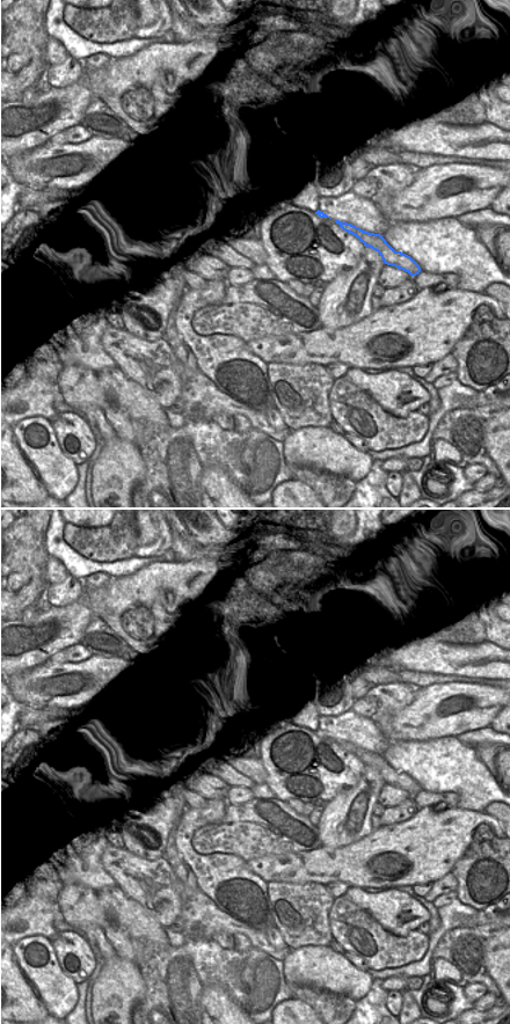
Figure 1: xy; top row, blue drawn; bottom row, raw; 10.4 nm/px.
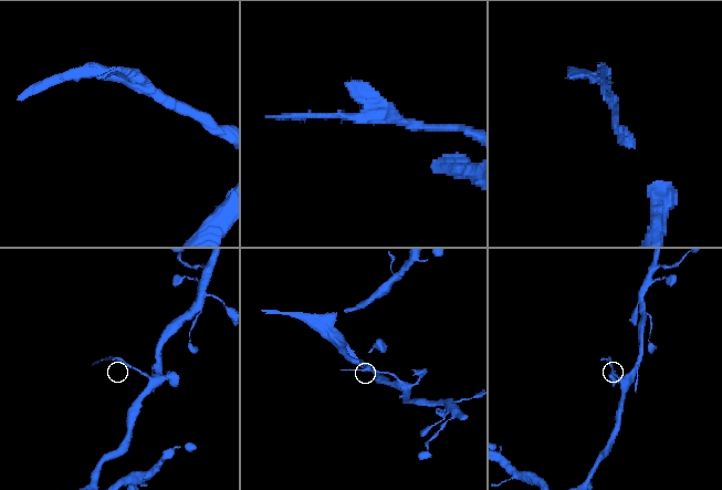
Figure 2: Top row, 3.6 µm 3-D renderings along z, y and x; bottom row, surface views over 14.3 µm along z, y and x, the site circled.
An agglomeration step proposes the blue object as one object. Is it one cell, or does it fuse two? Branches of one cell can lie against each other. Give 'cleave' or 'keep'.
cleave

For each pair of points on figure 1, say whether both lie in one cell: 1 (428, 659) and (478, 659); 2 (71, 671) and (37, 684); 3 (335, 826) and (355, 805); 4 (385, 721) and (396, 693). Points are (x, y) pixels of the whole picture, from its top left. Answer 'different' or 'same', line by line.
1: same
2: same
3: same
4: same

